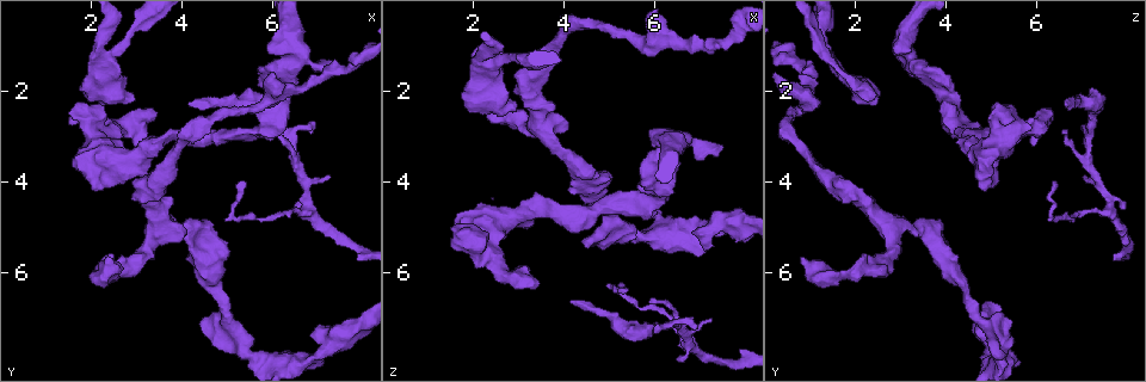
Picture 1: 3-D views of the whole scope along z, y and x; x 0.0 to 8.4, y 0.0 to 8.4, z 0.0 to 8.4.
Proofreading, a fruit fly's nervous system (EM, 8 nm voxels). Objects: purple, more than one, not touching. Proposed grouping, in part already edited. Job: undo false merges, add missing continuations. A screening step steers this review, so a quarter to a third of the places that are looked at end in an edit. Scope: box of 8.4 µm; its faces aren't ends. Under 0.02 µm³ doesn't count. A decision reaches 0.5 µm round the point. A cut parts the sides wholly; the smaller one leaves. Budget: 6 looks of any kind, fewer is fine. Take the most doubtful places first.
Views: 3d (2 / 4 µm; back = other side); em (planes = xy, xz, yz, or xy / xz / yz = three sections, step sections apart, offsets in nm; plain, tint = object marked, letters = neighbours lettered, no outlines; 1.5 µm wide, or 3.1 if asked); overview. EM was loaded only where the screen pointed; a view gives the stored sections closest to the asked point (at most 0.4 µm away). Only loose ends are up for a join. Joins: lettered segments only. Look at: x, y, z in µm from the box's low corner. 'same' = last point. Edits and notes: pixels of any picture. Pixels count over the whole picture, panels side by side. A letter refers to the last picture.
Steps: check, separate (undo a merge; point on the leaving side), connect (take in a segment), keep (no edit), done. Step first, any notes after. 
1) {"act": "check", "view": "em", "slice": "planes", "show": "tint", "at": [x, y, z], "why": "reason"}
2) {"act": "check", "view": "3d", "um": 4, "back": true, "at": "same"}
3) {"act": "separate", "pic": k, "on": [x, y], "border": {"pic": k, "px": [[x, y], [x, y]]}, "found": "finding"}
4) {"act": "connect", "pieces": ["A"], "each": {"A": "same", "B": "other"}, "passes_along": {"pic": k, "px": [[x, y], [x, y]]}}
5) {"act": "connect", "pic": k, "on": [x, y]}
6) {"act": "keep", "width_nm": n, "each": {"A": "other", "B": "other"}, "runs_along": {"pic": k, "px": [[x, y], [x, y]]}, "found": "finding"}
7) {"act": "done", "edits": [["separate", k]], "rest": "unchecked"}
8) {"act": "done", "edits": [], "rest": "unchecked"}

{"act": "check", "view": "3d", "um": 2, "at": [2.40, 5.70, 0.80], "why": "free end"}

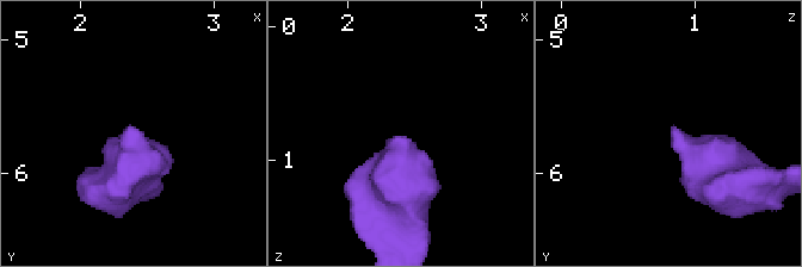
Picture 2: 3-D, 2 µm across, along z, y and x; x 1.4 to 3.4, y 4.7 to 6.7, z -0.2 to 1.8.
{"act": "check", "view": "em", "slice": "xz", "step": 8, "show": "letters", "at": [2.36, 5.64, 0.84]}

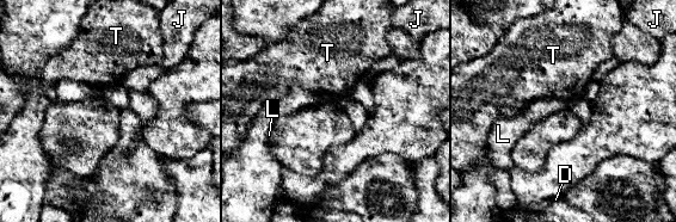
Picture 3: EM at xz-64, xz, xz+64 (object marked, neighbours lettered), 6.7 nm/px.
{"act": "check", "view": "em", "slice": "planes", "show": "letters", "at": "same", "why": "cut it another way"}

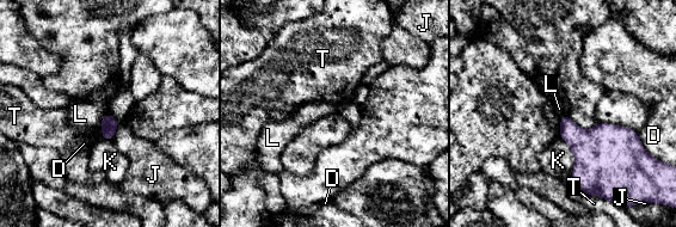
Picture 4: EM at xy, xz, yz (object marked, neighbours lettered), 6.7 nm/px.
{"act": "keep", "each": {"D": "other", "J": "other", "K": "other", "L": "other", "T": "other"}, "border": {"pic": 4, "px": [[108, 111], [98, 124]]}, "found": "no lettered segment goes on from it"}

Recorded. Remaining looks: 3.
{"act": "check", "view": "em", "slice": "xz", "step": 8, "show": "tint", "at": [1.55, 2.45, 5.05], "why": "free end"}

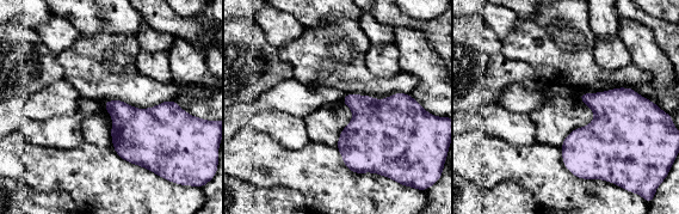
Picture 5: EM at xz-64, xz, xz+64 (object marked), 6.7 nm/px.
{"act": "check", "view": "em", "slice": "xz", "step": 8, "show": "letters", "at": "same", "why": "see the neighbours"}

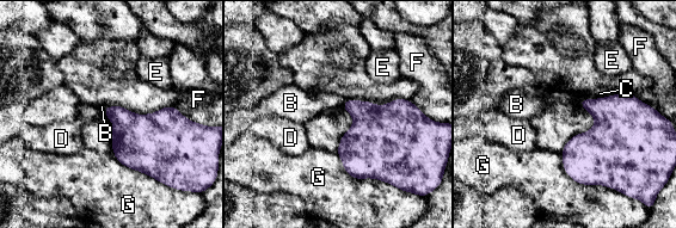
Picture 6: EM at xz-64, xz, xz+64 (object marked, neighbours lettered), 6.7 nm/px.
{"act": "keep", "each": {"B": "other", "C": "other", "D": "other", "E": "other", "F": "other", "G": "other"}, "border": {"pic": 6, "px": [[102, 109], [105, 115]]}, "found": "none of them fits"}

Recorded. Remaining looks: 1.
{"act": "check", "view": "em", "slice": "planes", "show": "letters", "at": [2.50, 1.30, 1.60], "why": "three arms meet"}

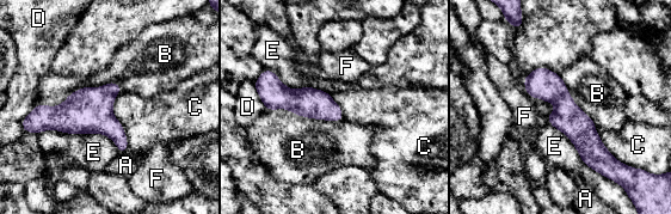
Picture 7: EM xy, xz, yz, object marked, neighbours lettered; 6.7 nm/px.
{"act": "separate", "pic": 7, "on": [114, 89], "each": {"A": "other", "B": "other", "C": "other", "D": "other", "E": "other", "F": "other"}, "border": {"pic": 7, "px": [[99, 89], [115, 96]]}, "found": "two cells meet here"}

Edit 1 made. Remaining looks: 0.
{"act": "done", "edits": [["separate", 7]], "rest": "unchecked"}

